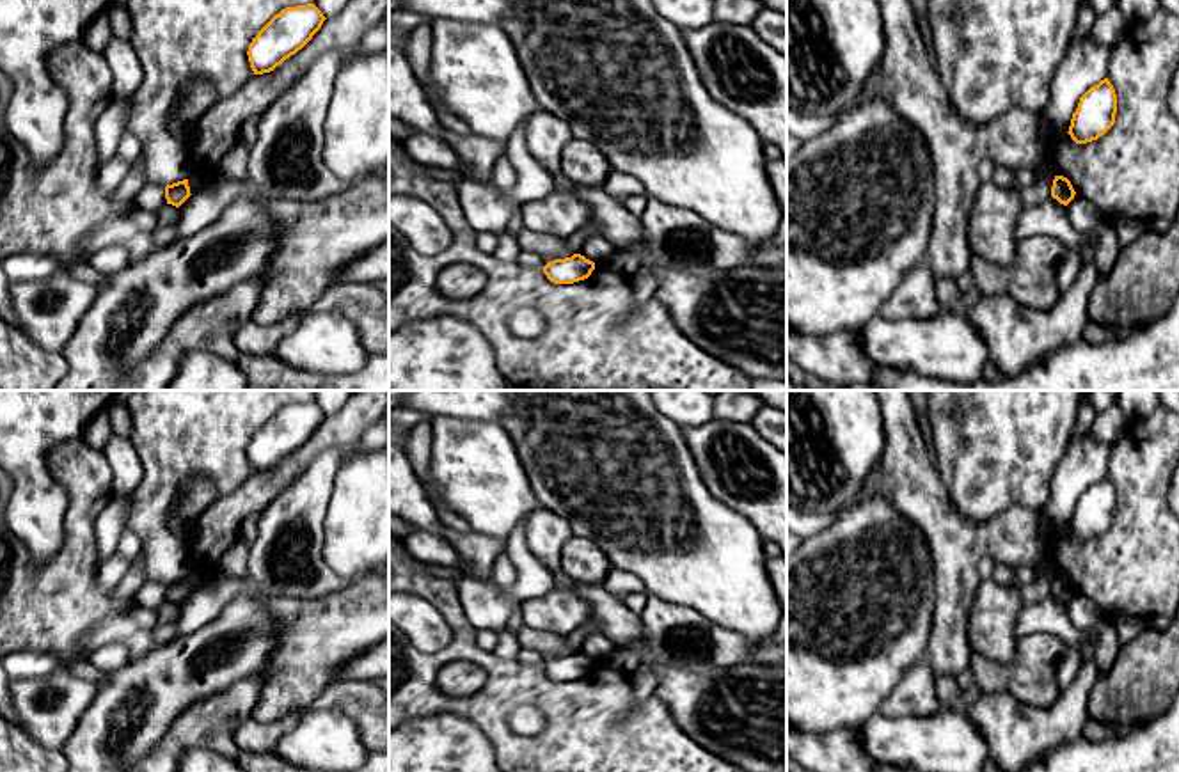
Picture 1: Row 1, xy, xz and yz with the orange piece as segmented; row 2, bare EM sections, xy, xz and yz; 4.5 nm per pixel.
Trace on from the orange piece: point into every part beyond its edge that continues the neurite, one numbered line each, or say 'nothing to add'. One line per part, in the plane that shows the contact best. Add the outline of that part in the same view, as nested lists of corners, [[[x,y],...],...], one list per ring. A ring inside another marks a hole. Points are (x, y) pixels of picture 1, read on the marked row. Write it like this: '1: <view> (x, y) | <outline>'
nothing to add

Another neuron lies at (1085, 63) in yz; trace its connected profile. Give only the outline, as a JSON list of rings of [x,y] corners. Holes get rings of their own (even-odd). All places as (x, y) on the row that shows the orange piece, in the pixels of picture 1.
[[[1090,34],[1069,44],[1051,80],[1049,101],[1041,115],[1051,140],[1069,131],[1080,98],[1106,78],[1110,59],[1112,46],[1094,41]]]

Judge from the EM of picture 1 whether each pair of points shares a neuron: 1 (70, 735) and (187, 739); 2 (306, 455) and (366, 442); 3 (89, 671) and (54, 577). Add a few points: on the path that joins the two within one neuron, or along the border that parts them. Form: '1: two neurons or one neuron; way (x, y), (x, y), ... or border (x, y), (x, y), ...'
1: two neurons; border (187, 707), (148, 753)
2: two neurons; border (370, 426), (352, 448), (343, 451)
3: two neurons; border (82, 653), (64, 666)

